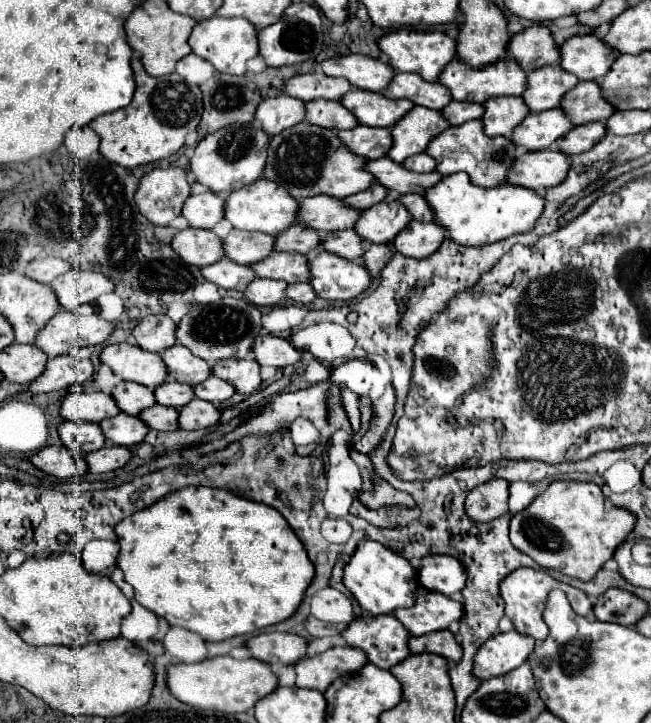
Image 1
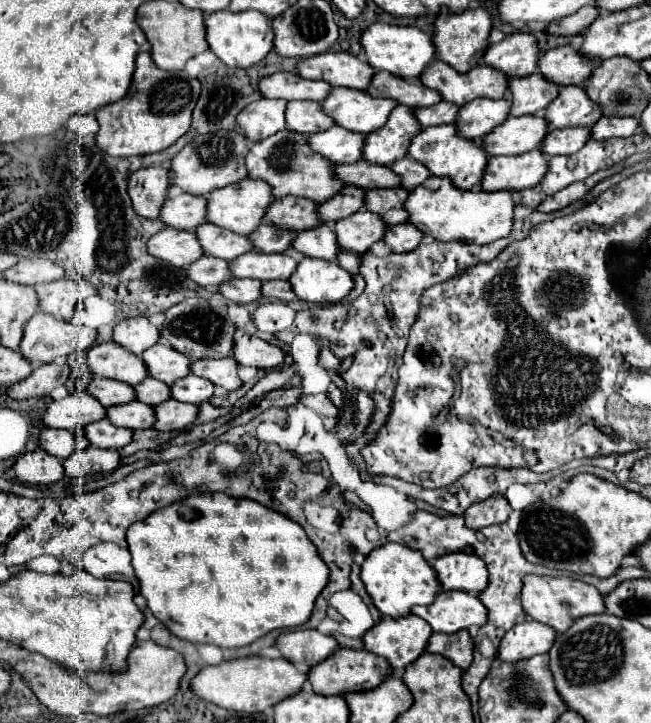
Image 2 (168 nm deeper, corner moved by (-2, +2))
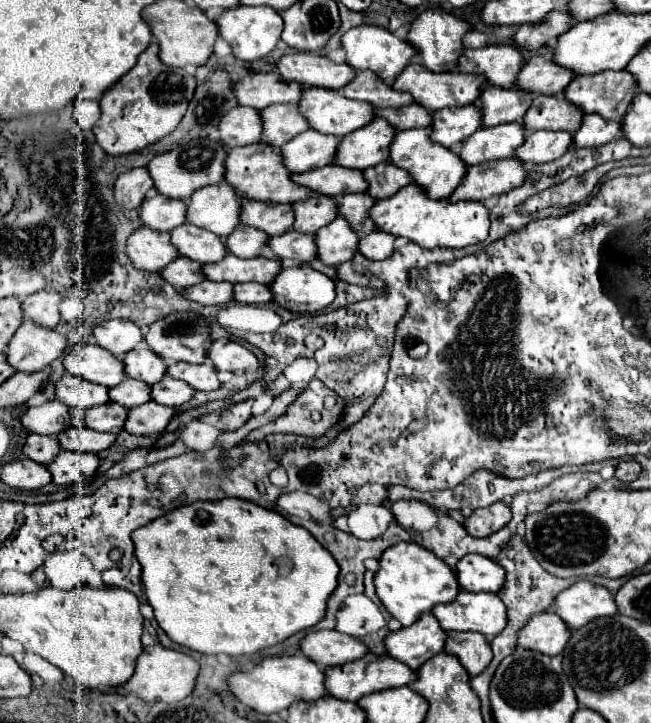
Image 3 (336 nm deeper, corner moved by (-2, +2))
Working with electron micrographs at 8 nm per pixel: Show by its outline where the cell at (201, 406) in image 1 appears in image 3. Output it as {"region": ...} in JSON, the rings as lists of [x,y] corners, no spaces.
{"region":[[[146,402],[130,410],[126,420],[126,430],[138,436],[158,436],[166,430],[170,420],[174,418],[176,408],[162,406],[158,402]]]}

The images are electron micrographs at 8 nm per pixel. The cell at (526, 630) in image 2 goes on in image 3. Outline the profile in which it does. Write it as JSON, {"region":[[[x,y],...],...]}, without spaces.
{"region":[[[540,612],[534,614],[518,632],[518,646],[556,656],[566,646],[566,638],[570,638],[570,630],[558,616],[554,612]]]}

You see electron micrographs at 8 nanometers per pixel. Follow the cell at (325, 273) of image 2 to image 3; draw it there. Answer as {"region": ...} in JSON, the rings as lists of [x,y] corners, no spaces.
{"region":[[[308,264],[284,268],[276,282],[270,284],[274,302],[290,312],[316,312],[332,304],[336,298],[334,280],[310,268]]]}

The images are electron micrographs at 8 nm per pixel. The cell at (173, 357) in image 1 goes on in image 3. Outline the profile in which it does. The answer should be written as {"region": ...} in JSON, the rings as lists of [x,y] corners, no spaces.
{"region":[[[138,346],[130,350],[128,354],[124,354],[122,362],[126,376],[138,378],[146,384],[160,382],[168,370],[168,364],[158,354],[154,354],[154,350],[150,350],[148,346]]]}

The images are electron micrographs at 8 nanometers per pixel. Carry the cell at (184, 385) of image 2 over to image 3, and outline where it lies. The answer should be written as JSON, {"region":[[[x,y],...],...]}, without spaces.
{"region":[[[168,376],[162,382],[158,382],[158,386],[152,386],[154,402],[160,402],[164,406],[174,406],[174,408],[180,408],[182,404],[186,404],[194,396],[194,392],[196,390],[190,388],[190,384]]]}

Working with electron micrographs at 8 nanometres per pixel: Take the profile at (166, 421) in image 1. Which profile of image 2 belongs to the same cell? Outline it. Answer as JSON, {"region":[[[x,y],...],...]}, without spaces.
{"region":[[[128,402],[122,406],[110,406],[106,408],[106,418],[114,424],[114,426],[122,426],[122,428],[150,428],[154,424],[154,410],[152,406],[146,406],[142,402]]]}

